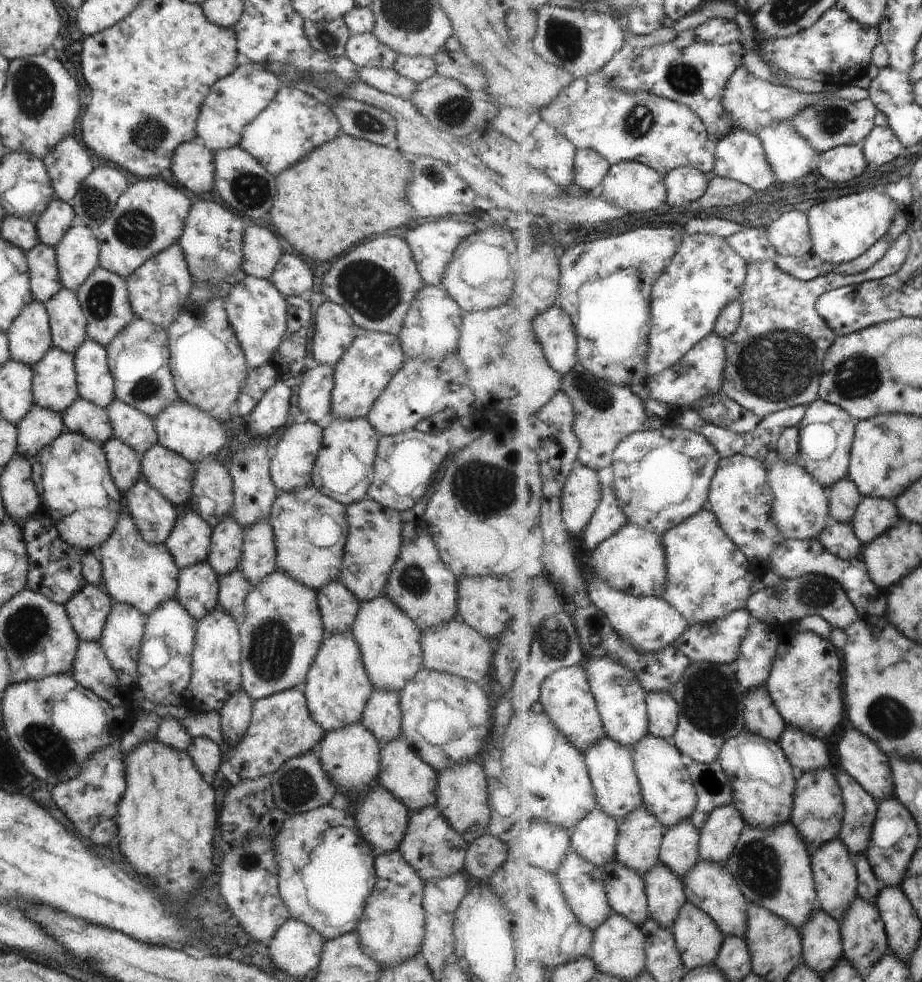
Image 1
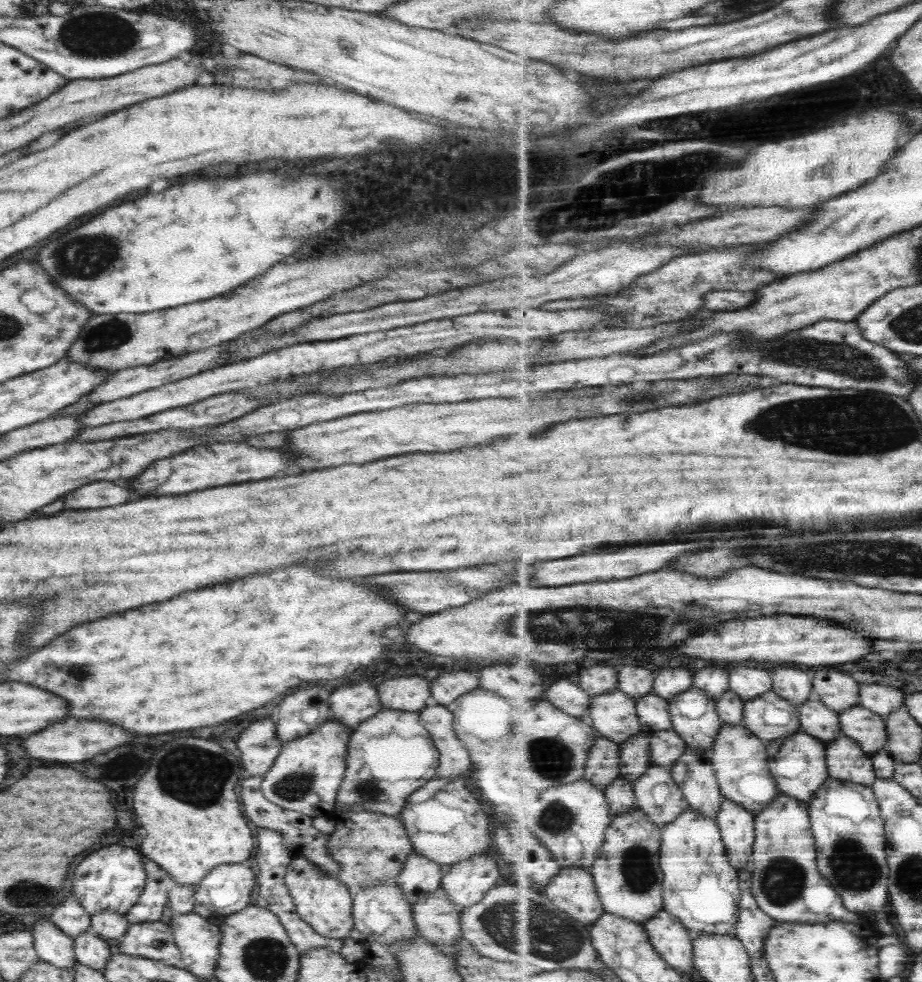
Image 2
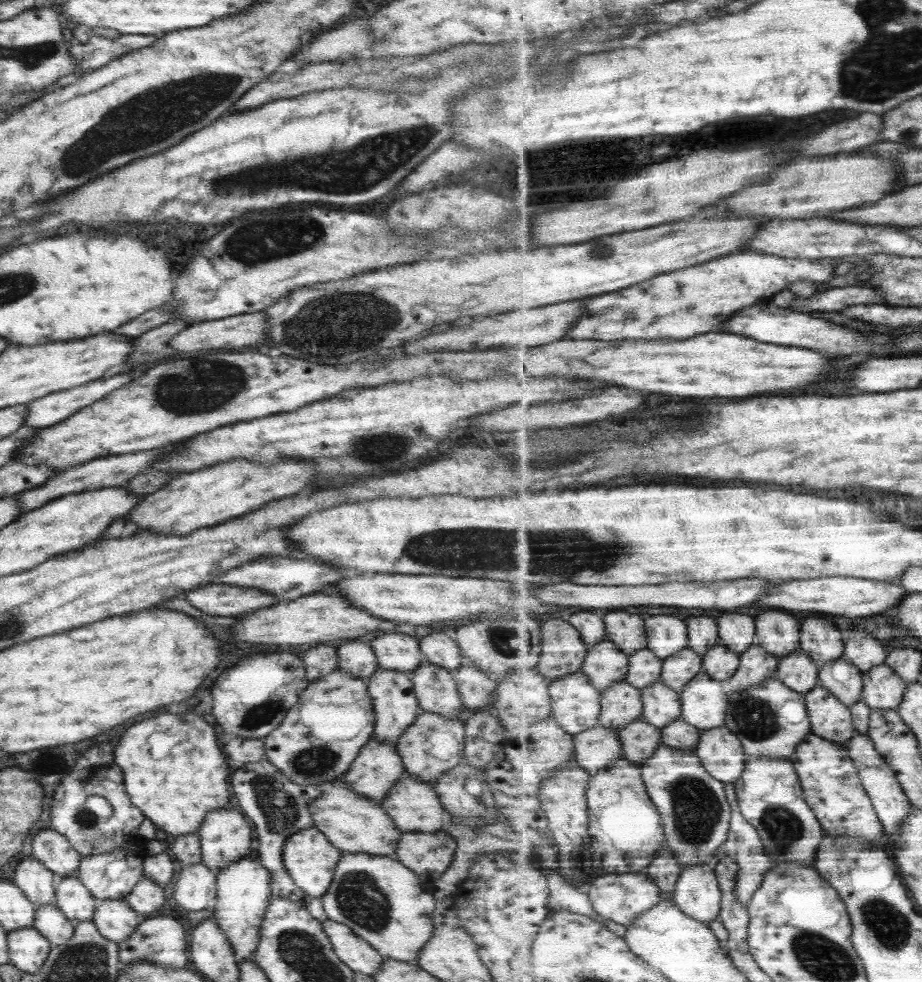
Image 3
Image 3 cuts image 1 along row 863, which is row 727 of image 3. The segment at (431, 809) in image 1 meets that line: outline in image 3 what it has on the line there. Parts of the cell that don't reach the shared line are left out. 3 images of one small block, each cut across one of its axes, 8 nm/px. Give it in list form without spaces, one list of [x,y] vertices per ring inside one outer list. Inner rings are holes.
[[[420,710],[418,715],[416,715],[416,719],[412,722],[412,725],[402,731],[400,739],[396,742],[396,751],[398,751],[398,755],[402,757],[402,764],[404,765],[405,772],[407,774],[414,775],[416,779],[422,779],[422,781],[426,781],[426,783],[430,783],[430,785],[434,786],[434,784],[436,784],[436,779],[439,779],[440,776],[446,773],[446,771],[452,770],[452,768],[456,767],[458,763],[464,760],[464,740],[464,721],[460,720],[458,717],[446,717],[438,713]],[[436,730],[442,730],[444,734],[452,736],[452,738],[454,738],[454,742],[456,742],[456,746],[450,746],[450,744],[446,742],[446,744],[442,746],[444,754],[458,754],[458,750],[460,750],[460,756],[450,756],[448,760],[442,760],[442,758],[432,756],[432,752],[430,752],[432,748],[430,748],[430,746],[434,746],[434,744],[430,744],[430,738],[432,738],[432,732],[436,732]],[[450,750],[452,750],[452,752],[450,752]]]

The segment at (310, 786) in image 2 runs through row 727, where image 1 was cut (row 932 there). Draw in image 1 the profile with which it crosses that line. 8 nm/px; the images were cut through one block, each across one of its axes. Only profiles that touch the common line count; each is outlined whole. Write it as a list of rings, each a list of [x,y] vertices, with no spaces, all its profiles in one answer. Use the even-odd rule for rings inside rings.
[[[305,812],[287,818],[274,842],[276,846],[274,862],[280,864],[278,866],[278,892],[282,902],[288,908],[289,916],[294,920],[300,920],[300,922],[308,924],[325,941],[338,938],[356,929],[364,912],[365,900],[374,890],[376,875],[374,872],[368,872],[368,868],[362,860],[359,841],[360,837],[357,833],[355,818],[352,818],[348,812]],[[291,850],[312,850],[310,862],[302,870],[294,869],[296,862],[298,864],[304,864],[304,862],[302,860],[292,860]]]

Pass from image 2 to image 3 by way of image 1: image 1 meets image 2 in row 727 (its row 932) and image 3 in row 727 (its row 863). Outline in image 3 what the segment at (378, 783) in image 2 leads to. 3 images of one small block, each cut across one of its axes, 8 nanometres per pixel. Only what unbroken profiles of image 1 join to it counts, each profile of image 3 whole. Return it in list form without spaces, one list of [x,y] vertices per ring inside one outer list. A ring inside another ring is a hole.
[[[378,667],[368,680],[368,692],[374,712],[373,738],[382,743],[396,743],[402,731],[412,725],[420,711],[410,674]]]

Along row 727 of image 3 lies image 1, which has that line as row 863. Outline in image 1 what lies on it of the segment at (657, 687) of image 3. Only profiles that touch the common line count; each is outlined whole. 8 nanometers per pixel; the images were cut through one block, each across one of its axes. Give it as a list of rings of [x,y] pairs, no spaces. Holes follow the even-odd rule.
[[[663,861],[645,876],[651,916],[662,926],[673,928],[680,910],[689,901],[685,882]]]

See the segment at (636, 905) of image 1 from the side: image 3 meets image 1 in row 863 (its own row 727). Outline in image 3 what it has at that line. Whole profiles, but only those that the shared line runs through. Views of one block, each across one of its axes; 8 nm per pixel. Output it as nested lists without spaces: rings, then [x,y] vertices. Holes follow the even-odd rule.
[[[626,678],[603,693],[601,723],[620,732],[636,719],[643,718],[644,707],[643,690]]]

